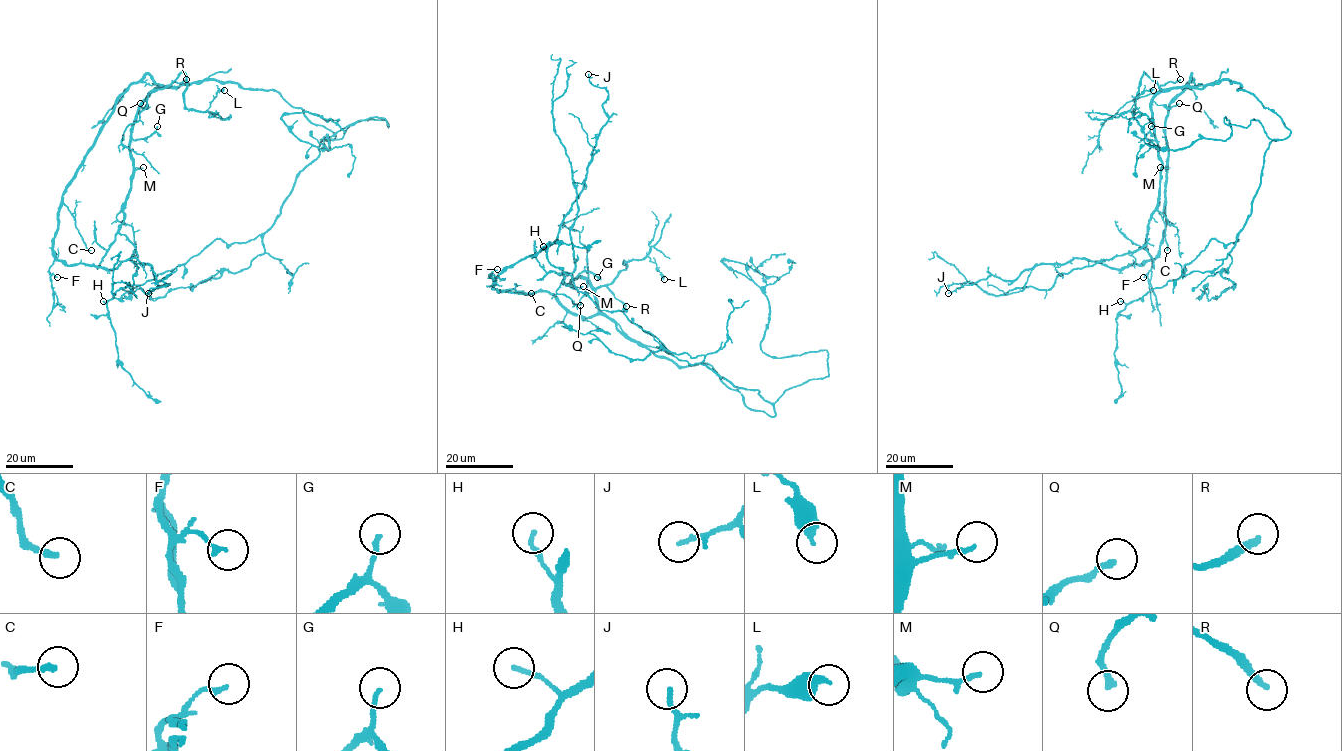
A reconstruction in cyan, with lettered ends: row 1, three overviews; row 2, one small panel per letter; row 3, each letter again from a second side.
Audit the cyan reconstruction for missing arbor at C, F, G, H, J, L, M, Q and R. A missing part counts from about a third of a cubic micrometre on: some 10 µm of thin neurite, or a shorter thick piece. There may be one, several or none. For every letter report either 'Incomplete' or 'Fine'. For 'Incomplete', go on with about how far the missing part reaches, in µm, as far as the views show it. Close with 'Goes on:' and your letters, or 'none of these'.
C: Fine
F: Fine
G: Fine
H: Fine
J: Fine
L: Fine
M: Fine
Q: Fine
R: Fine
Goes on: none of these

